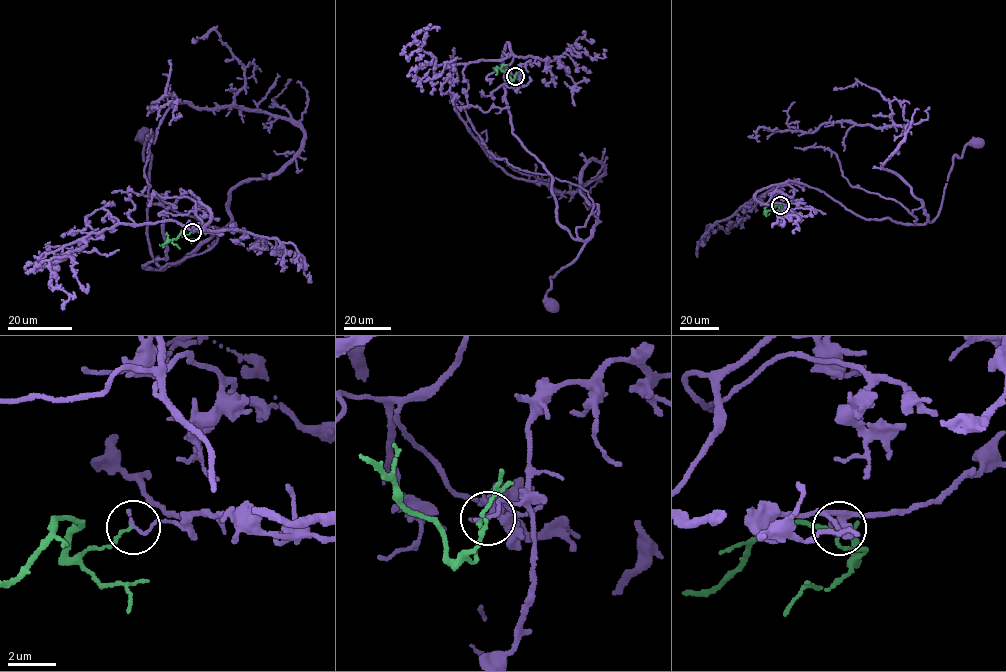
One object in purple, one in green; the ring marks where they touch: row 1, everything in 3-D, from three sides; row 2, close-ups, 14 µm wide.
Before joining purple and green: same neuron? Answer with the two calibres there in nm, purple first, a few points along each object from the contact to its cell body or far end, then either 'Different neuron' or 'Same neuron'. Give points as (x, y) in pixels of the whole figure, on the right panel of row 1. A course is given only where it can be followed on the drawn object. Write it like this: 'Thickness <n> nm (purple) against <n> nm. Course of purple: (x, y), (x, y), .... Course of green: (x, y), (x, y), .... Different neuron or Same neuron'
Thickness 170 nm (purple) against 90 nm. Course of purple: (781, 205), (754, 195), (788, 180), (816, 188), (866, 219), (932, 222), (952, 158), (977, 143). Course of green: (781, 205), (782, 207), (776, 205), (764, 212), (769, 214). Same neuron

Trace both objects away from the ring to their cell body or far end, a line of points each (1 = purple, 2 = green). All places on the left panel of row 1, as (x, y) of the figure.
1: (192, 232), (232, 229), (205, 230), (190, 191), (162, 212), (167, 259), (143, 265), (168, 265), (145, 137)
2: (192, 232), (186, 235), (182, 231), (176, 239), (163, 246), (159, 244)

